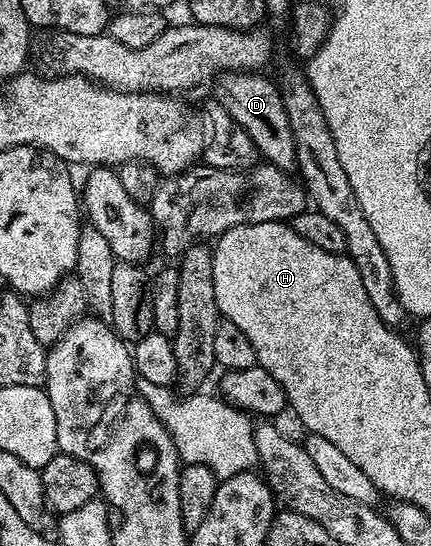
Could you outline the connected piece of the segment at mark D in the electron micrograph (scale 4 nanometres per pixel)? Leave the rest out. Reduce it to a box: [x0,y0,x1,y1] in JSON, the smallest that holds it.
[216,71,297,169]

